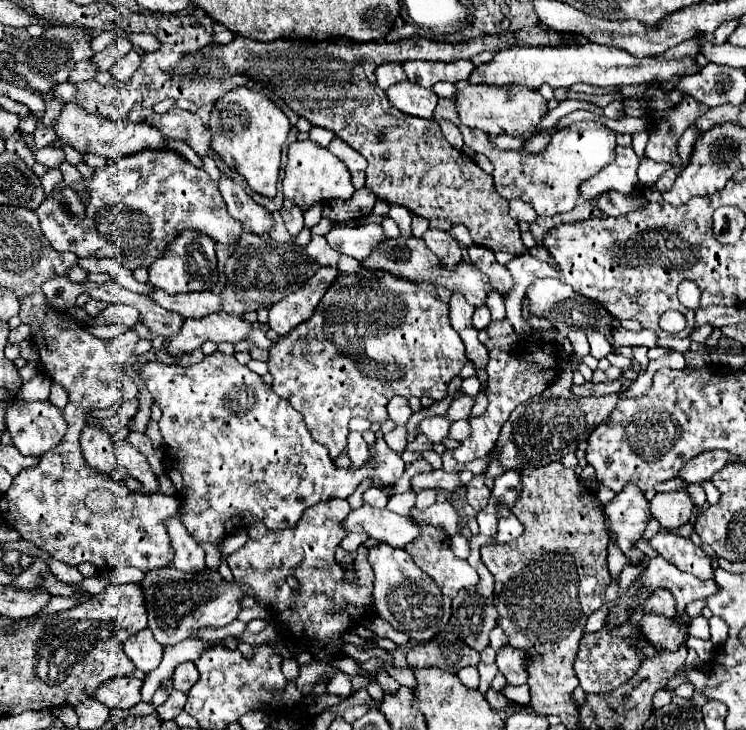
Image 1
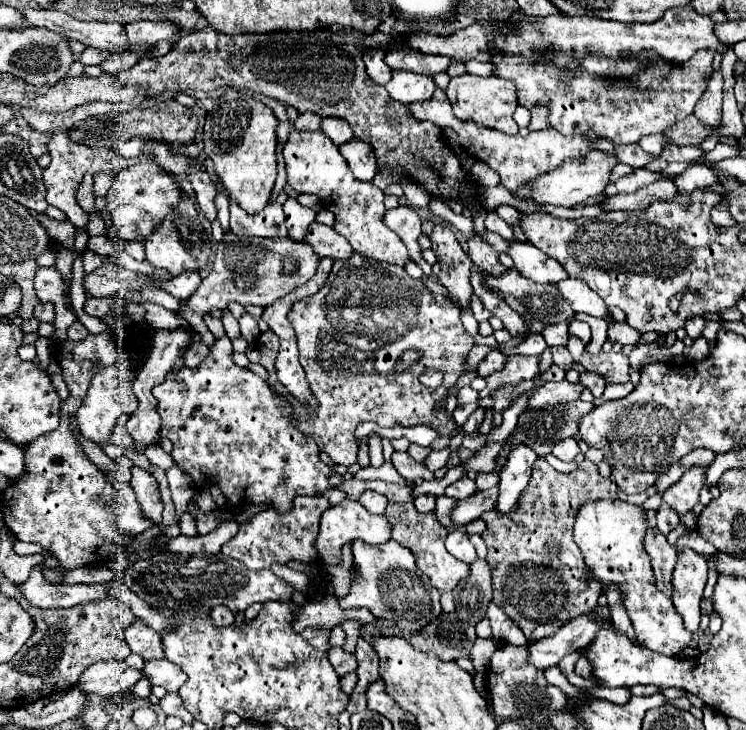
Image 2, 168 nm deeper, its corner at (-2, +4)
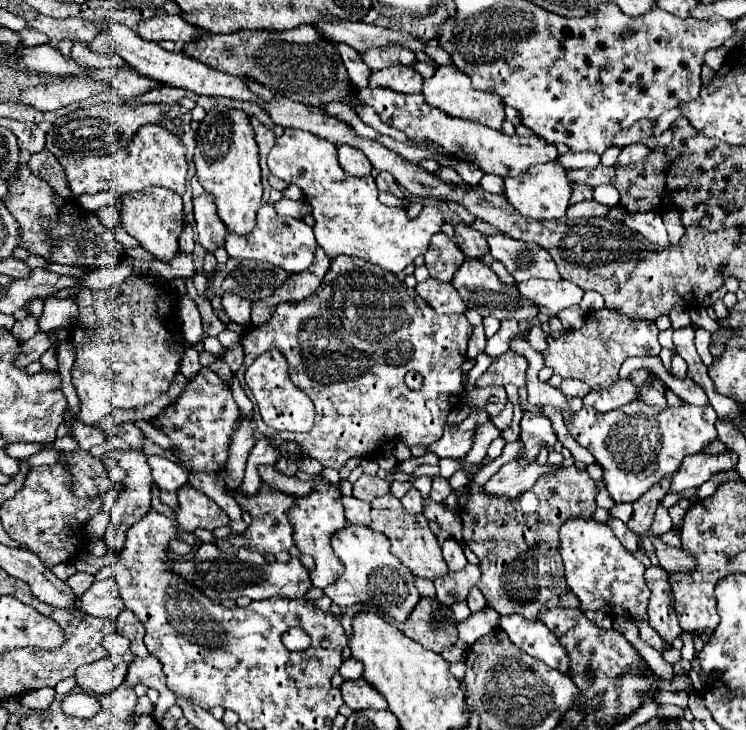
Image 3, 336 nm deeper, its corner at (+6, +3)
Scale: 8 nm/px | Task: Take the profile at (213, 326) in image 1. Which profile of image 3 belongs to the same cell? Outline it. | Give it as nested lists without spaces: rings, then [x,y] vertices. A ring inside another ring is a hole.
[[[127,420],[123,424],[119,424],[117,428],[113,428],[111,432],[113,436],[119,436],[121,440],[125,440],[129,444],[127,450],[111,450],[109,454],[117,460],[117,464],[127,472],[125,480],[121,482],[121,496],[117,500],[117,504],[113,506],[113,512],[111,512],[111,522],[107,526],[107,534],[105,534],[105,540],[109,544],[109,548],[119,554],[123,550],[123,544],[125,544],[125,532],[127,528],[131,528],[133,522],[137,522],[151,506],[151,468],[147,464],[147,456],[143,454],[143,442],[145,442],[145,434],[135,426],[133,420]]]

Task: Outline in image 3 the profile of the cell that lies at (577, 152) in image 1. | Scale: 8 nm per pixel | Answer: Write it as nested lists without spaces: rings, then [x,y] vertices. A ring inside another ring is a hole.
[[[363,88],[363,90],[359,90],[359,98],[365,104],[369,104],[383,122],[385,122],[385,110],[395,110],[393,112],[395,120],[389,118],[389,124],[393,124],[395,128],[409,134],[409,138],[441,144],[455,158],[459,158],[463,162],[471,162],[471,164],[479,166],[483,172],[497,174],[501,178],[519,176],[519,174],[527,172],[527,168],[533,164],[543,164],[543,162],[551,162],[557,158],[557,146],[543,142],[543,138],[539,138],[535,134],[529,138],[507,136],[501,130],[493,130],[493,128],[477,124],[477,122],[451,118],[451,116],[443,114],[439,108],[429,106],[425,102],[423,94],[397,94],[393,90],[385,90],[385,88]]]

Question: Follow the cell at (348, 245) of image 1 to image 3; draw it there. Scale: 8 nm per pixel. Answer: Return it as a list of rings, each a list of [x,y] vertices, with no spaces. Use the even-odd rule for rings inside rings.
[[[263,204],[259,208],[257,226],[249,234],[237,236],[237,234],[229,232],[225,238],[225,250],[229,252],[229,256],[239,258],[239,260],[255,258],[255,260],[263,260],[269,264],[277,264],[277,266],[285,268],[289,274],[297,274],[297,272],[303,272],[305,268],[309,268],[315,258],[317,248],[319,248],[319,244],[315,242],[311,226],[307,226],[303,220],[279,218],[271,204]]]

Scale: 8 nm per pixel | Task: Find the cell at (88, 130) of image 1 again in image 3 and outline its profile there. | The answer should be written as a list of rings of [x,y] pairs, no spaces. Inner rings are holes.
[[[203,192],[201,196],[193,198],[193,206],[195,206],[195,224],[199,242],[205,250],[213,252],[215,248],[223,246],[223,238],[227,234],[227,228],[223,226],[223,222],[219,222],[219,216],[215,214],[215,198]]]

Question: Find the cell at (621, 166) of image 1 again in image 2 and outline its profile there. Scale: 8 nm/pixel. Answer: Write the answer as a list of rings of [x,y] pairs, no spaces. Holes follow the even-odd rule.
[[[591,151],[581,159],[567,159],[559,167],[551,169],[549,173],[537,177],[533,181],[527,181],[517,191],[513,191],[513,195],[519,201],[529,201],[531,199],[537,205],[575,207],[575,205],[585,203],[587,197],[593,197],[593,195],[599,195],[599,193],[605,191],[613,165],[617,165],[615,155],[609,155],[609,153],[603,153],[603,151]]]

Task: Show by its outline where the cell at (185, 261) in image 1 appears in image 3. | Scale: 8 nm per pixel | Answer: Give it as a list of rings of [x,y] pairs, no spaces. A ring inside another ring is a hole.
[[[147,188],[143,192],[125,194],[121,202],[121,222],[125,230],[157,260],[169,264],[179,252],[179,236],[185,230],[183,218],[183,198],[167,188]]]

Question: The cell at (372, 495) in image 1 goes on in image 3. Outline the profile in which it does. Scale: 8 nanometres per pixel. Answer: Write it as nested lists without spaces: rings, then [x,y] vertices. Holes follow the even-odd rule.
[[[343,496],[343,506],[345,506],[345,516],[351,524],[363,524],[369,526],[369,510],[371,506],[359,498],[353,496]]]

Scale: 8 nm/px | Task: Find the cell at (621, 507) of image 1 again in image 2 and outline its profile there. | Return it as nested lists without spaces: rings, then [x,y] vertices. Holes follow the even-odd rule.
[[[595,501],[579,509],[573,539],[579,545],[585,565],[593,577],[601,581],[603,591],[615,583],[623,595],[623,605],[633,621],[637,639],[651,651],[663,655],[679,655],[691,641],[691,633],[683,629],[683,619],[675,613],[671,599],[655,587],[651,557],[643,549],[643,533],[647,529],[645,511],[625,501]]]

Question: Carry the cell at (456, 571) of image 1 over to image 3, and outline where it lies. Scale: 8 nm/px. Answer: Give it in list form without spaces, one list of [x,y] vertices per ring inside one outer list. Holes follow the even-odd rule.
[[[385,494],[371,502],[371,528],[375,532],[383,532],[391,540],[391,552],[419,578],[437,580],[441,576],[447,576],[447,564],[441,556],[441,546],[435,538],[435,534],[429,528],[429,522],[423,514],[407,514],[393,494]]]

